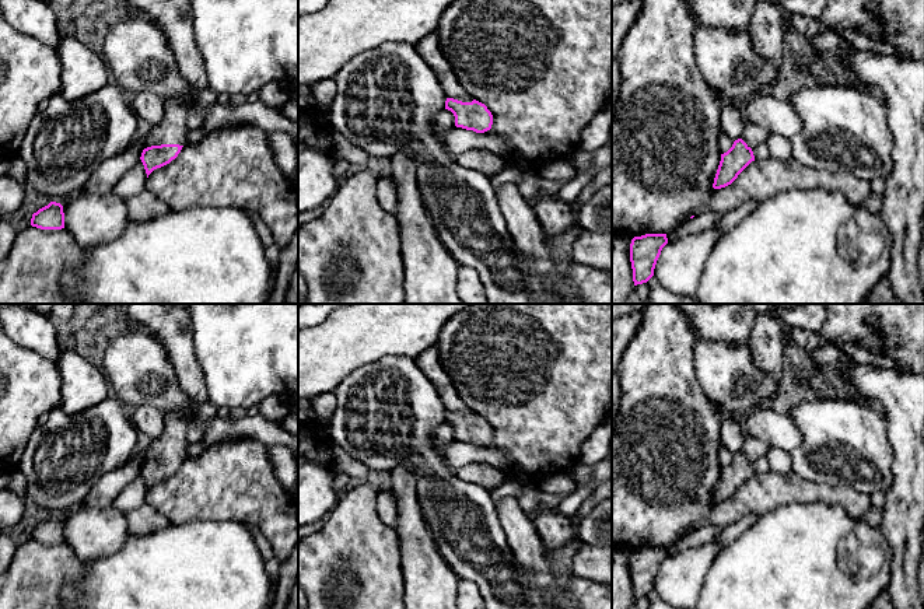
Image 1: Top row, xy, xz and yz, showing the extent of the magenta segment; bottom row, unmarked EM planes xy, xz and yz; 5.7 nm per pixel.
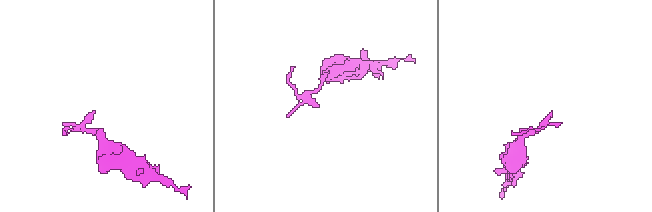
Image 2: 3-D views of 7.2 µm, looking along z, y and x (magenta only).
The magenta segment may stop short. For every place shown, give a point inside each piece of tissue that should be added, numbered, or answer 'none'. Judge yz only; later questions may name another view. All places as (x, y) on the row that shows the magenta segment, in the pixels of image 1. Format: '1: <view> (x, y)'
1: yz (753, 135)

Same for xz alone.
none

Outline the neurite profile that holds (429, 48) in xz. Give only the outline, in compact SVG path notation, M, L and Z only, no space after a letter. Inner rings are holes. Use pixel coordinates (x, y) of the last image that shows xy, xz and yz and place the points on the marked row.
M435 32L426 35L416 43L417 52L435 73L447 98L472 102L473 98L462 88L451 64L442 55L440 39Z

